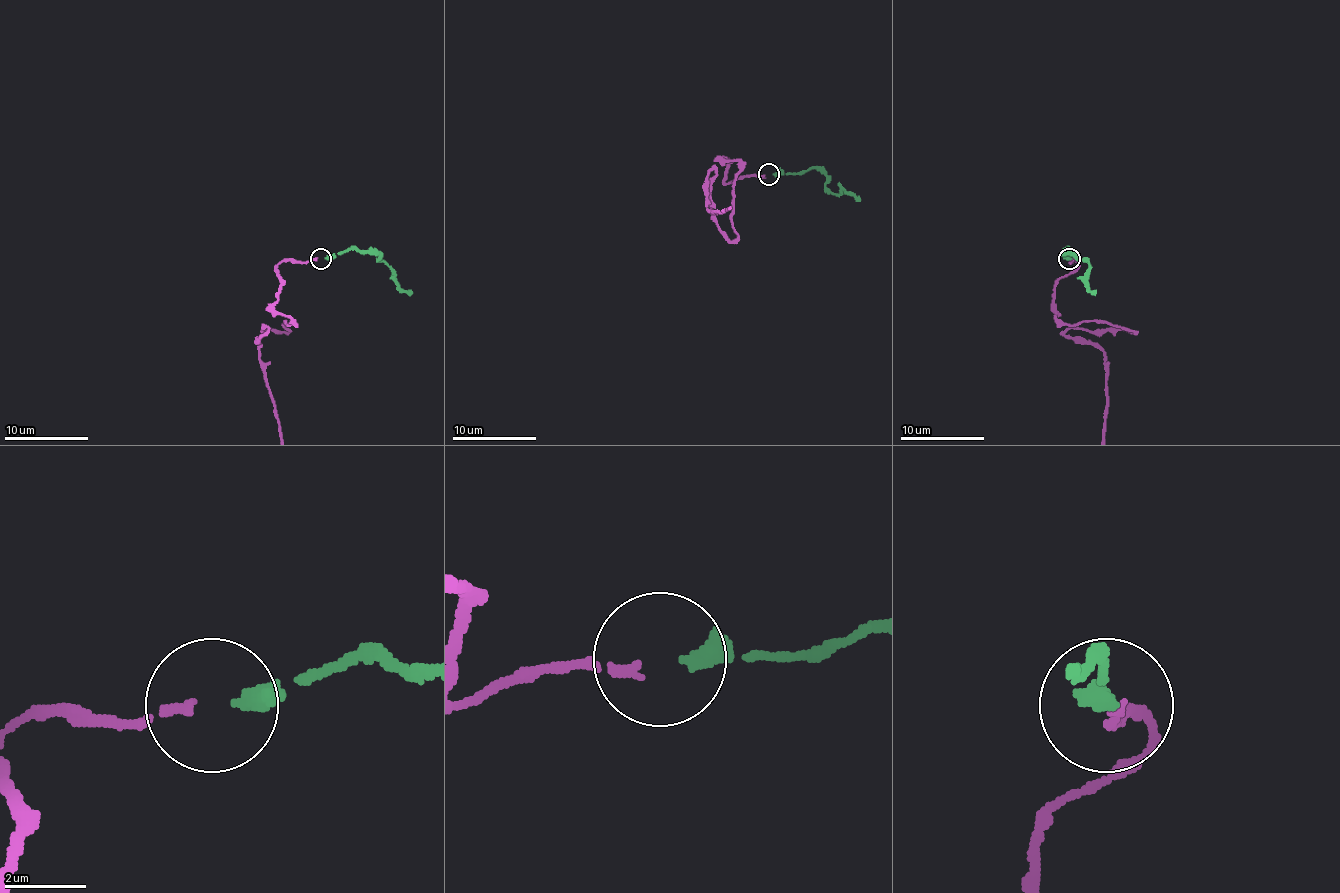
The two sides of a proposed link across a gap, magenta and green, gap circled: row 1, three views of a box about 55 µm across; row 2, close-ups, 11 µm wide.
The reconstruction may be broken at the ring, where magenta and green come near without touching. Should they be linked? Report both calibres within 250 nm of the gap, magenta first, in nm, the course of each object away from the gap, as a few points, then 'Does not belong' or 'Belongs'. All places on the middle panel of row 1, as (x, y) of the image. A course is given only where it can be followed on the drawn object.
Thickness 240 nm (magenta) against 440 nm. Course of green: (773, 175), (817, 169), (834, 194), (847, 192), (859, 200). Belongs

